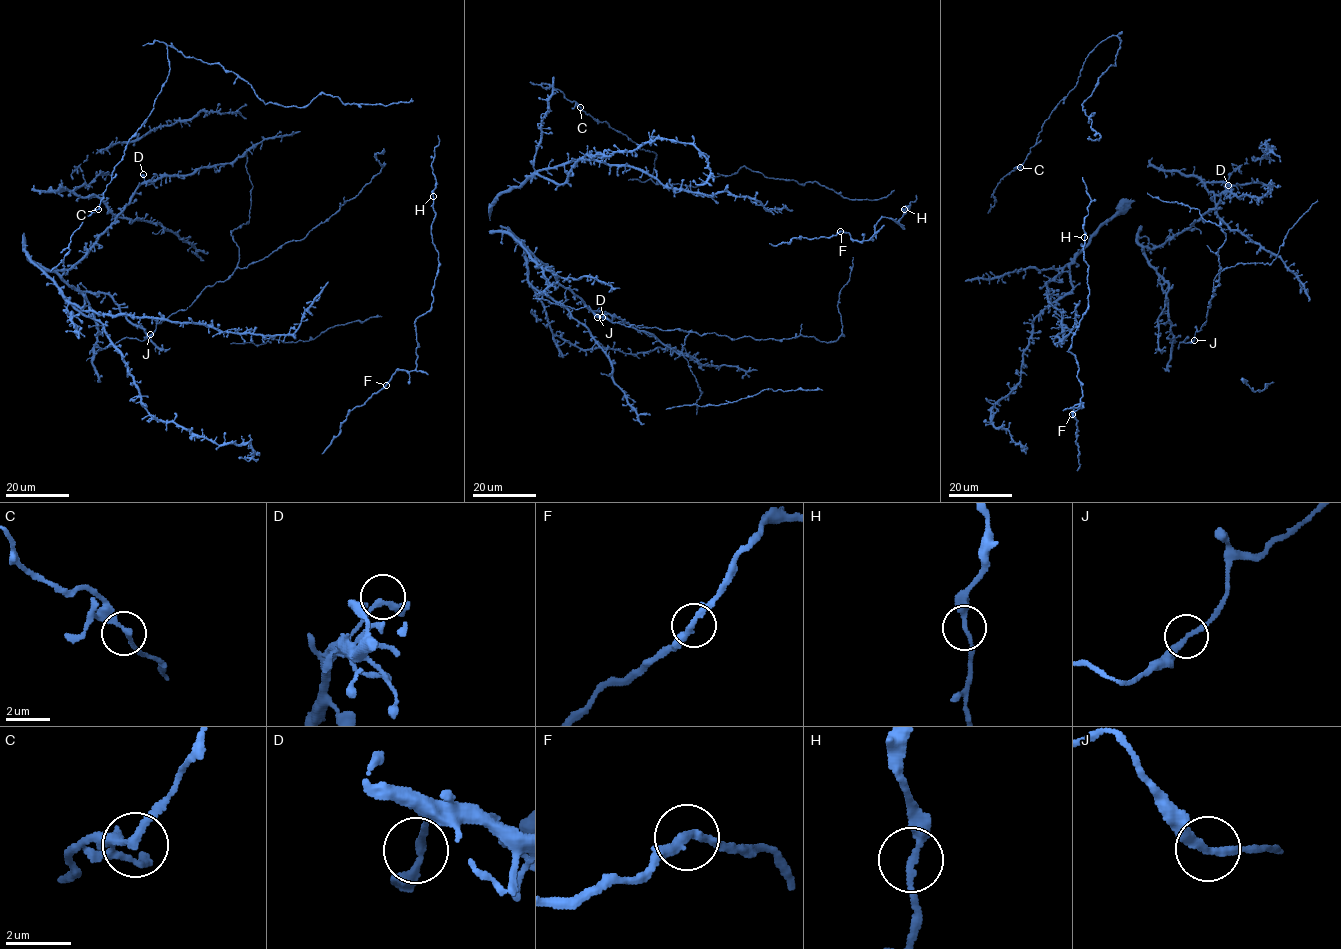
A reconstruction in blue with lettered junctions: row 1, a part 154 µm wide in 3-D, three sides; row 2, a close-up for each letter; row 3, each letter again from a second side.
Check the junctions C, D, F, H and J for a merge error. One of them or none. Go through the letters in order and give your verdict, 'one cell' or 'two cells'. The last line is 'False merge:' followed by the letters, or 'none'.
C: one cell
D: one cell
F: one cell
H: one cell
J: one cell
False merge: none

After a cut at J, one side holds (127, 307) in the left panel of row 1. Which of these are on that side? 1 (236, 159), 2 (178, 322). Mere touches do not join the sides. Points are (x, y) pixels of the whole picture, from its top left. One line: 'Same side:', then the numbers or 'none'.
Same side: 1, 2

